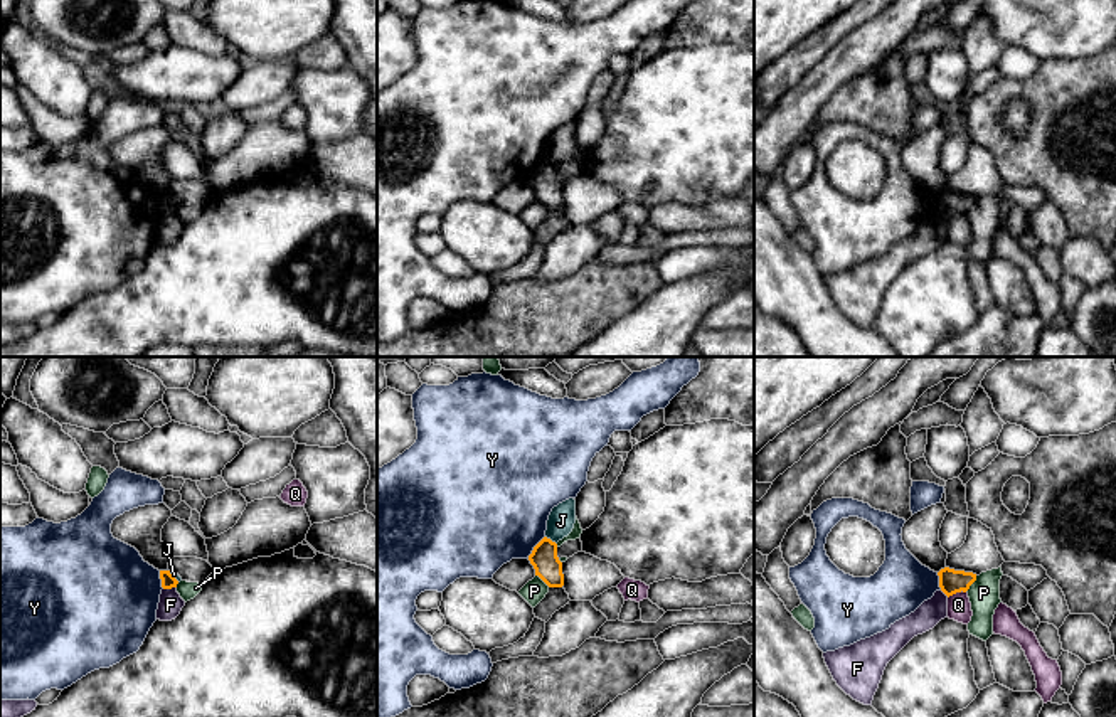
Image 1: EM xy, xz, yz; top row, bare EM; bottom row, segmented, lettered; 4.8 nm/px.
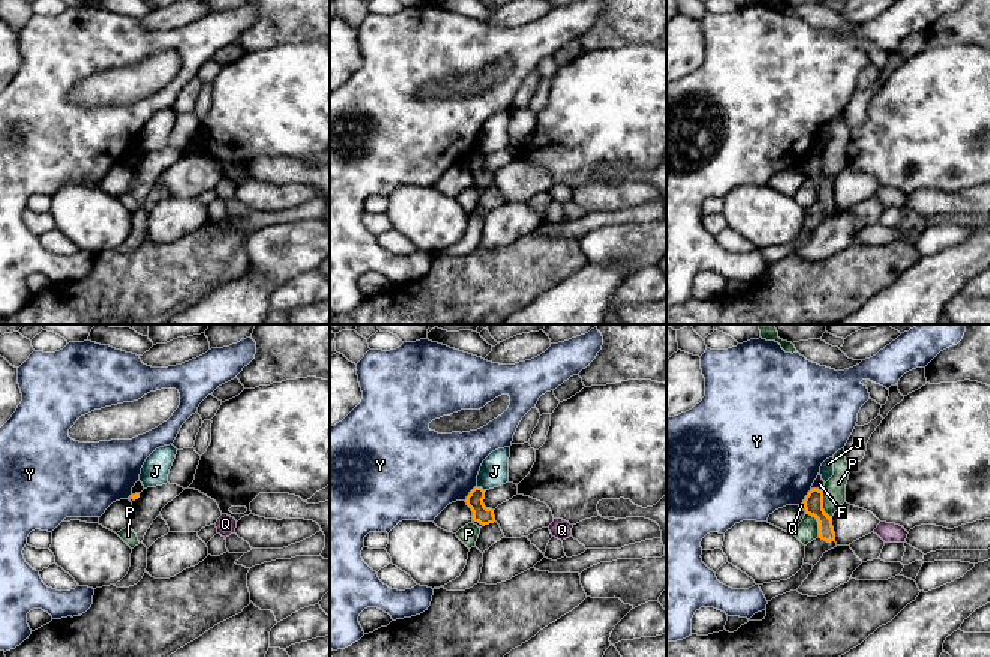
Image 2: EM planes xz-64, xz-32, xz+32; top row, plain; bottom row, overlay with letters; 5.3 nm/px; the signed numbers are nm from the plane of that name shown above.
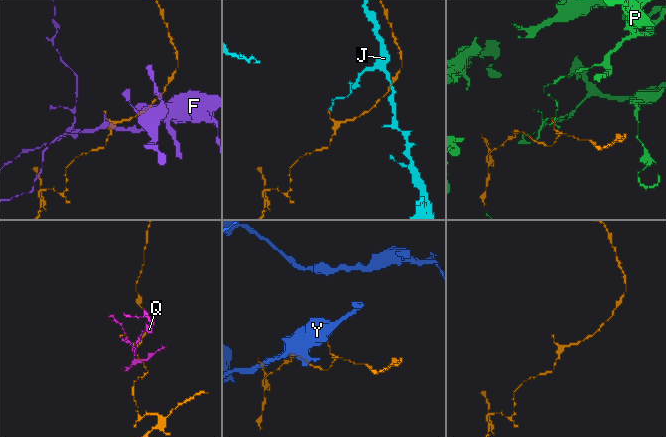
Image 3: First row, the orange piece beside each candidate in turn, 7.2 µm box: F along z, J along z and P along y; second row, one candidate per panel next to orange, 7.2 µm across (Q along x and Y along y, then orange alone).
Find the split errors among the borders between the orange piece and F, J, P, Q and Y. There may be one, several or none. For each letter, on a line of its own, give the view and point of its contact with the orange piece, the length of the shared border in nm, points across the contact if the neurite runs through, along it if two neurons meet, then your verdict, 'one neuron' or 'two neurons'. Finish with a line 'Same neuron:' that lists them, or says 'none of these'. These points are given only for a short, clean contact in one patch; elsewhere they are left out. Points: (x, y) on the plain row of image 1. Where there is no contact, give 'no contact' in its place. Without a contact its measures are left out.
F: xy (169, 211) | 70 nm | along xy (175, 209), (164, 212) | two neurons
J: xz (549, 162) | 70 nm | along xz (546, 159), (556, 167) | two neurons
P: yz (972, 206) | 100 nm | two neurons
Q: yz (956, 214) | 90 nm | two neurons
Y: xz (534, 170) | 140 nm | along xz (544, 159), (527, 180) | two neurons
Same neuron: none of these

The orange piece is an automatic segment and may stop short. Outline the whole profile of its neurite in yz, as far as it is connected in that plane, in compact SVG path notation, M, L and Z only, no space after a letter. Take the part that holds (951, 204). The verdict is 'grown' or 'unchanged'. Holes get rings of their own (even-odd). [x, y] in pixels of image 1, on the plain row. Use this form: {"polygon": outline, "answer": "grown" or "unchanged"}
{"polygon": "M949 190L941 192L938 199L939 199L939 210L948 220L961 214L966 215L970 209L976 204L976 197L954 194Z", "answer": "unchanged"}

